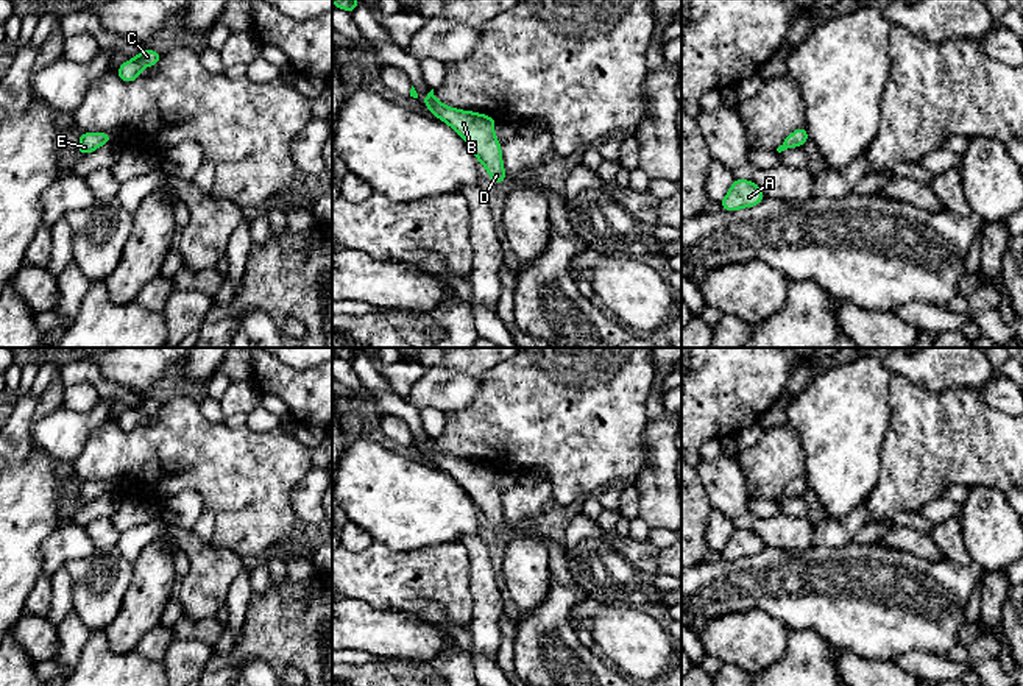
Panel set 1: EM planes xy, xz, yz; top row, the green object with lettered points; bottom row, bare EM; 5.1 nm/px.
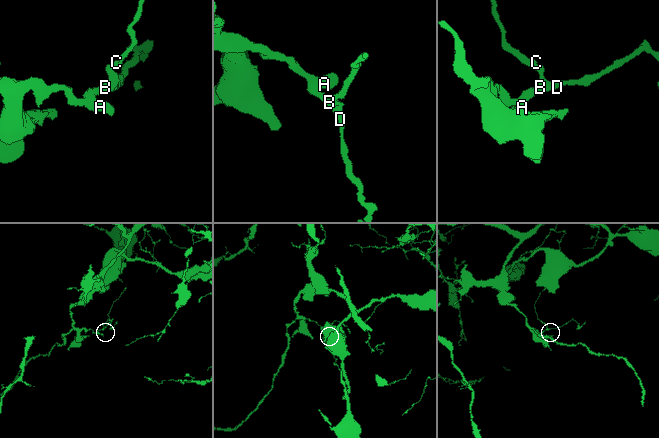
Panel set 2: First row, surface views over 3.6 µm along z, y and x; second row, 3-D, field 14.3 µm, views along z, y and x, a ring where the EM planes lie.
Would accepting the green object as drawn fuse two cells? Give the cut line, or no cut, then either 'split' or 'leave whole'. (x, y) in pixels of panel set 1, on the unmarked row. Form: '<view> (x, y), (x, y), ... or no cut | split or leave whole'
no cut | leave whole

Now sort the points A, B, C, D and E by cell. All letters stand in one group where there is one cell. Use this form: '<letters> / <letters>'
A B C D E

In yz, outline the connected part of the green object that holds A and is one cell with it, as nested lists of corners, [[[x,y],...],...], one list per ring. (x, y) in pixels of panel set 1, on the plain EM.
[[[735,529],[725,547],[719,552],[724,560],[739,560],[759,553],[766,547],[764,541],[749,529]]]

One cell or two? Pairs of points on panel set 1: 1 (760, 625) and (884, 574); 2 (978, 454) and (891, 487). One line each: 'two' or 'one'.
1: two
2: one

